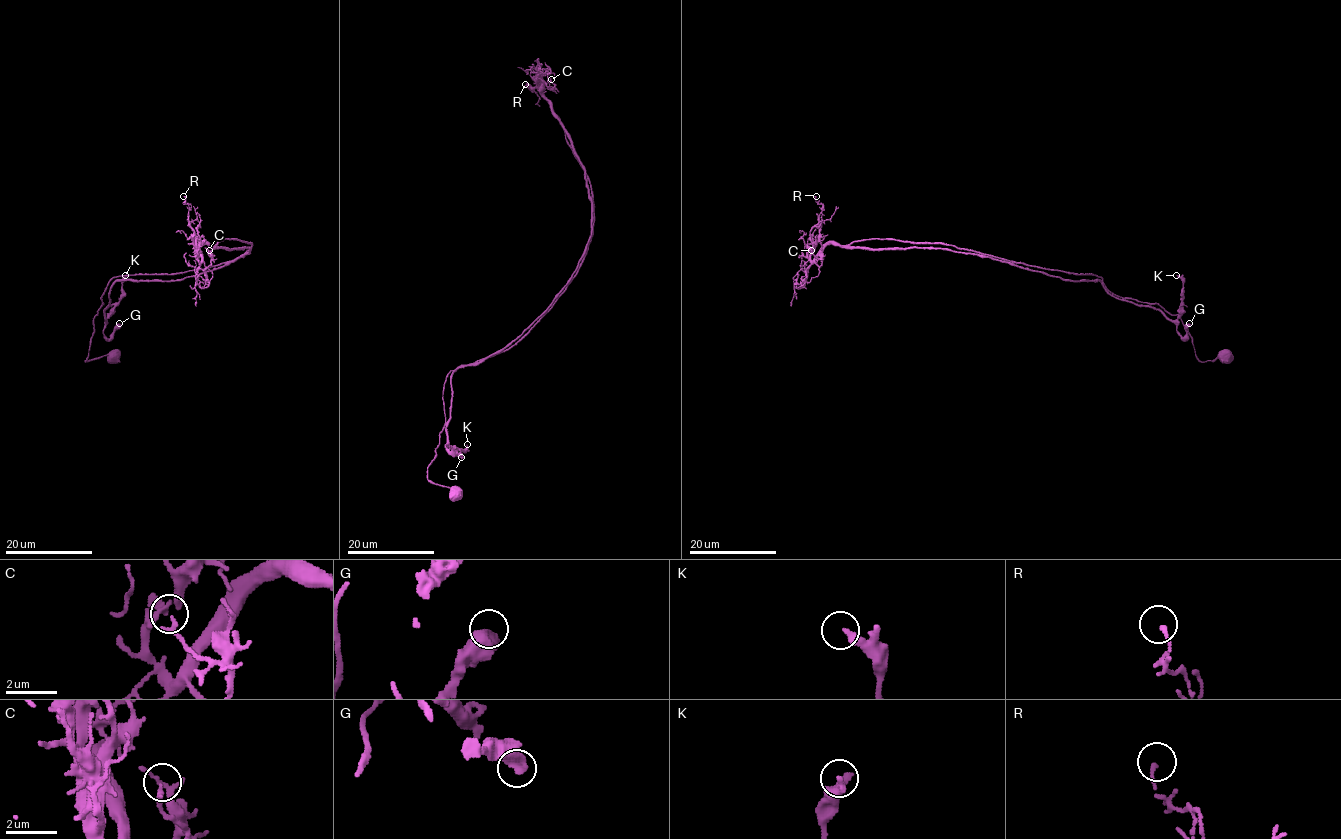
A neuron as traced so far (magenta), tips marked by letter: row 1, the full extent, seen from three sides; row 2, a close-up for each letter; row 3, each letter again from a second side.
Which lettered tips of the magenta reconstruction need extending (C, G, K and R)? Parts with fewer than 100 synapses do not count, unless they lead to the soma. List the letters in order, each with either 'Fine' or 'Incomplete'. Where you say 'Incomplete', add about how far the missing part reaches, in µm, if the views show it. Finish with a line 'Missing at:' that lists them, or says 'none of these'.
C: Fine
G: Fine
K: Fine
R: Fine
Missing at: none of these

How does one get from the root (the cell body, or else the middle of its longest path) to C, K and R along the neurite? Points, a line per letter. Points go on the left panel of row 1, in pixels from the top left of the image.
C: (114, 357), (85, 361), (107, 284), (120, 275), (205, 269), (249, 252), (202, 244), (205, 266), (209, 250)
K: (114, 357), (85, 361), (93, 318), (114, 277), (225, 263), (180, 280), (119, 280), (105, 320), (125, 275)
R: (114, 357), (85, 361), (93, 318), (114, 277), (200, 270), (249, 252), (249, 248), (200, 247), (183, 196)

